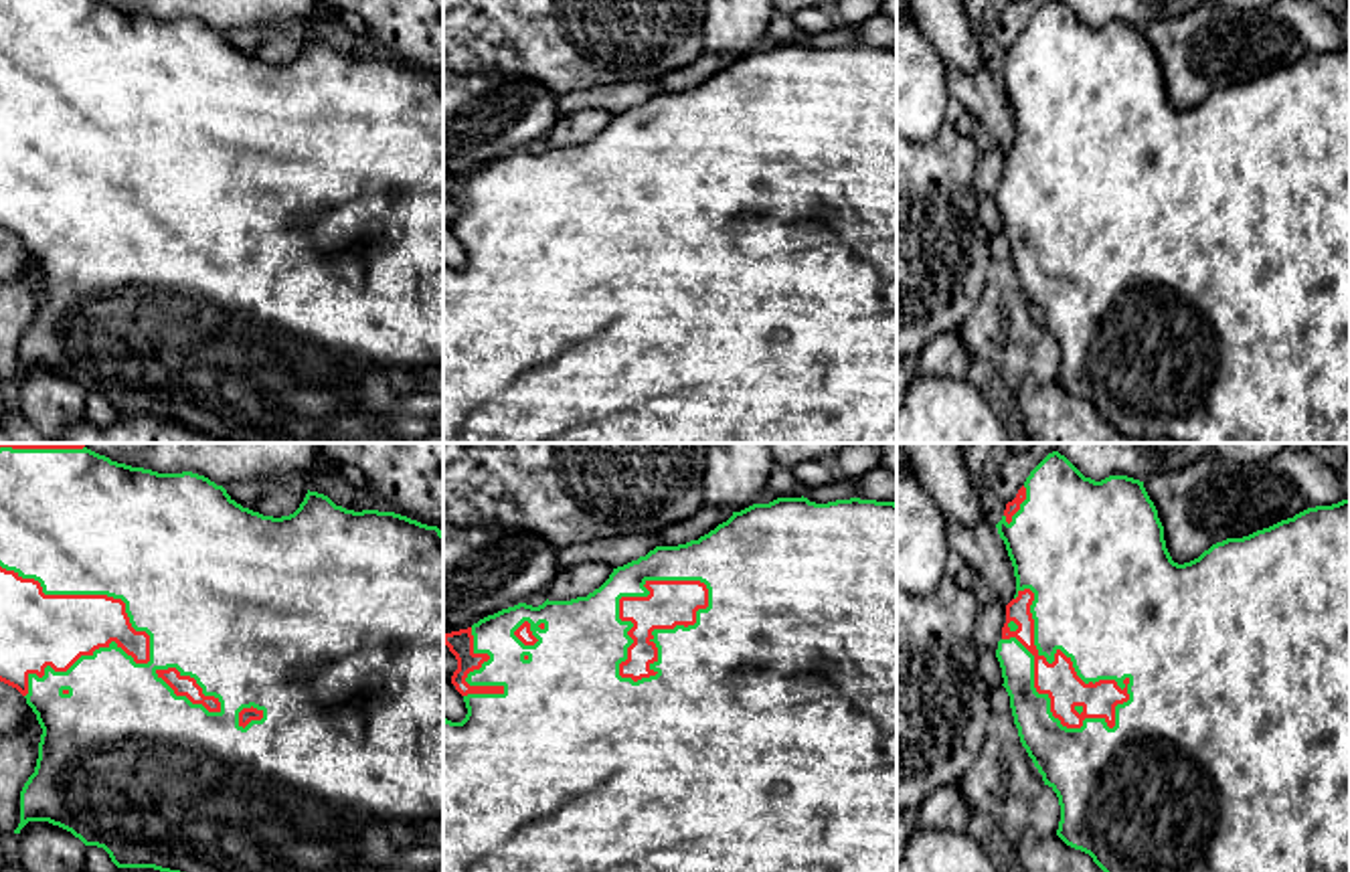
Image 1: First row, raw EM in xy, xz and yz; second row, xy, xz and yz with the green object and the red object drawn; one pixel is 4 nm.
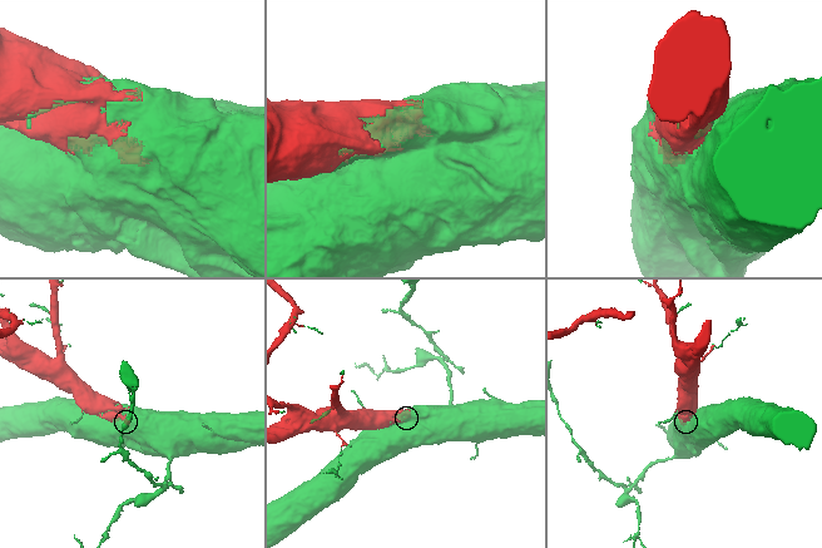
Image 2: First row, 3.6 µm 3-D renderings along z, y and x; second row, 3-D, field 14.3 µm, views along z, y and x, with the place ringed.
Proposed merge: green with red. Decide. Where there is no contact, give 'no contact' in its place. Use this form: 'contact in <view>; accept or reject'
contact in yz; accept

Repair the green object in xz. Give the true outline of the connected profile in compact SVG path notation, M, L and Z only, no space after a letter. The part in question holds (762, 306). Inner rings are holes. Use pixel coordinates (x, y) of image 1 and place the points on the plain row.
M801 42L801 45L777 45L777 47L773 47L773 49L769 49L769 51L753 51L753 53L749 53L749 55L745 55L745 57L741 57L741 59L733 59L733 63L731 63L731 65L729 65L729 67L727 67L727 69L723 69L723 71L719 71L719 73L716 73L716 75L714 75L714 77L710 77L710 79L708 79L708 81L704 81L704 83L700 83L700 85L698 85L698 87L690 87L690 89L686 89L686 91L678 91L678 93L656 93L656 95L654 95L654 97L650 97L650 99L648 99L648 101L646 101L646 103L640 103L640 105L638 105L638 107L631 107L631 109L627 109L627 111L623 111L623 113L617 113L617 115L613 115L613 119L611 119L611 121L609 121L609 125L607 125L607 127L605 127L605 129L603 129L603 132L601 132L601 134L599 134L599 136L595 136L595 138L593 138L593 140L589 140L589 142L587 142L587 144L577 144L577 146L571 146L571 148L549 148L549 146L546 146L546 148L544 148L544 150L542 150L542 152L538 152L538 154L532 154L532 152L526 152L526 150L518 150L518 152L514 152L514 154L508 154L508 156L502 156L502 158L498 158L498 160L494 160L494 162L488 162L488 164L484 164L484 166L480 166L480 168L478 168L478 170L474 170L474 172L472 172L472 174L468 174L468 176L459 176L459 178L451 178L451 180L445 180L445 182L443 182L443 190L445 190L445 192L447 192L447 194L449 194L449 198L451 198L451 200L453 200L453 202L455 202L455 206L457 206L457 216L455 216L455 219L453 219L453 223L451 223L451 231L453 231L453 233L455 233L455 237L457 237L457 239L459 239L459 241L461 241L461 243L463 243L463 249L466 249L466 255L468 255L468 261L466 261L466 265L463 265L463 267L461 267L461 269L451 269L451 267L447 267L447 265L443 265L443 443L897 443L897 51L895 51L895 49L876 49L876 47L860 47L860 45L850 45L850 47L836 47L836 49L828 49L828 51L816 51L816 49L810 49L810 47L808 47L808 45L804 45L804 42Z

